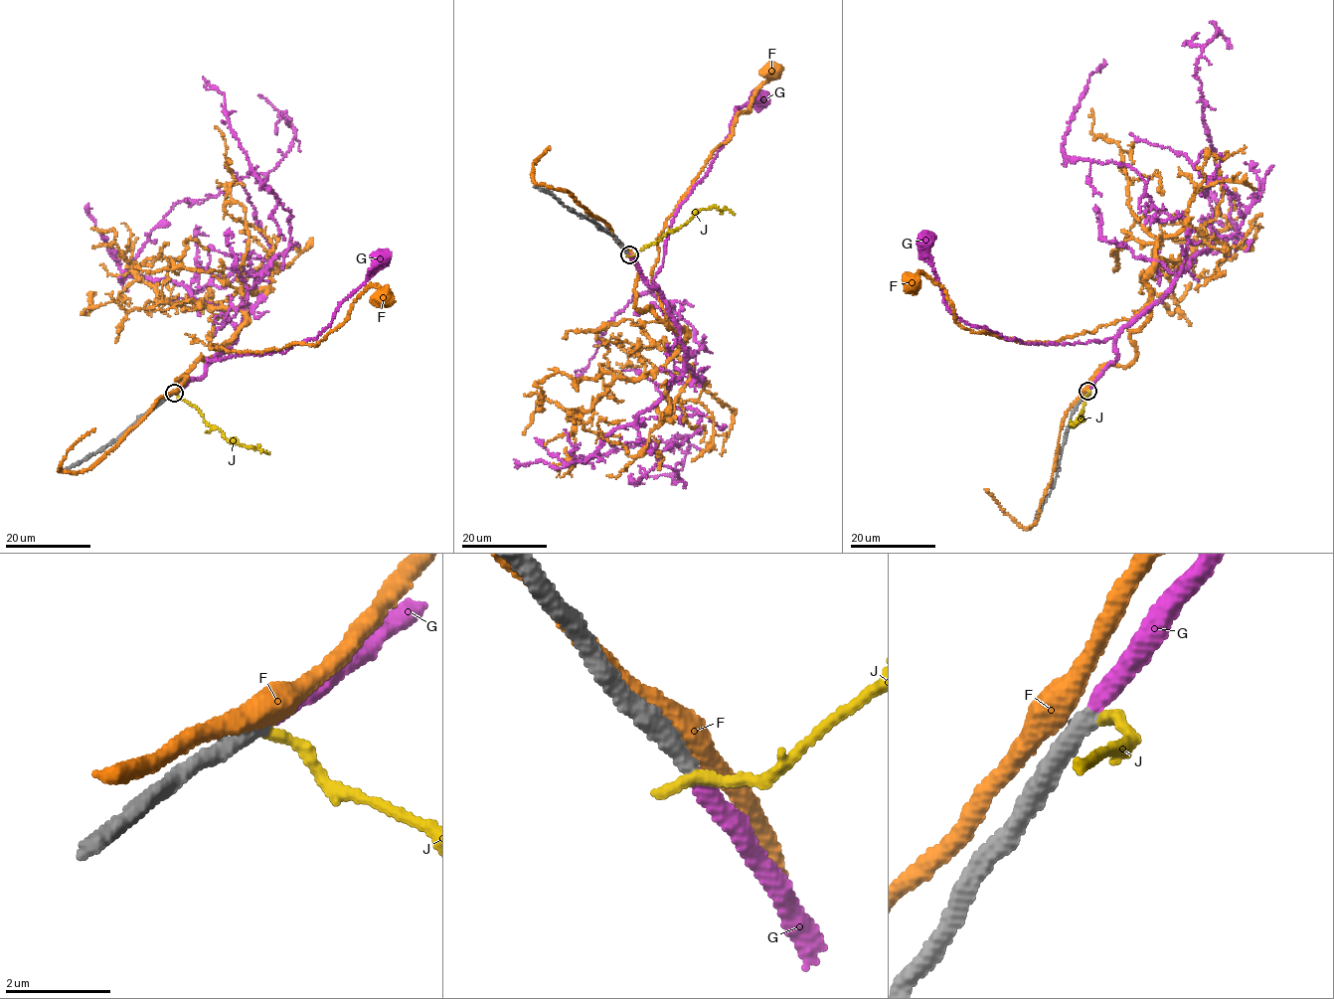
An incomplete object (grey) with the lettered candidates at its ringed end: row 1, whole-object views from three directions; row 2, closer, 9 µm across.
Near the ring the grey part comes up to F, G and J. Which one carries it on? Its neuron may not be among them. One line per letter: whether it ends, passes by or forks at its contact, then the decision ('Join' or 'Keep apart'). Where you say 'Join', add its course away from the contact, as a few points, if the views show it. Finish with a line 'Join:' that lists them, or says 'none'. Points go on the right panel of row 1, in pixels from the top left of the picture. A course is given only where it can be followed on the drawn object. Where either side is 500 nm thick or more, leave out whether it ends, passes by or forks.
F: It passes by. Keep apart
G: It ends there. Join. Its course: (1087, 391), (1116, 359), (1113, 338), (1070, 343), (1022, 343), (969, 325), (947, 307), (923, 241)
J: It ends there. Keep apart
Join: G

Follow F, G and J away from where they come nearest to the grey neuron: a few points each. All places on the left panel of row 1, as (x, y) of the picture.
F: (174, 393), (198, 360), (224, 345), (212, 344), (254, 353), (314, 345), (366, 288), (384, 289), (383, 297)
G: (174, 393), (204, 374), (208, 359), (283, 352), (315, 337), (330, 322), (337, 306), (376, 268), (380, 256)
J: (174, 393), (198, 410), (203, 420), (222, 432), (223, 436), (237, 443), (270, 451)

